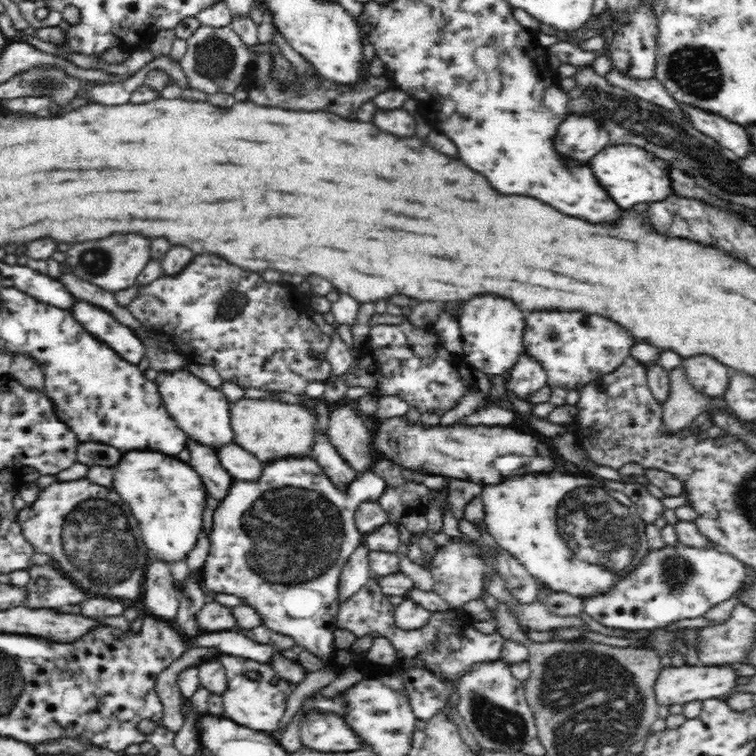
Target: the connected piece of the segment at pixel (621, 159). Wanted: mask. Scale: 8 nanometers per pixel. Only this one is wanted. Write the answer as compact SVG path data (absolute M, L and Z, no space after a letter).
M608 143L587 160L600 186L616 204L634 204L638 200L648 203L650 200L662 200L666 194L670 194L673 189L669 185L665 164L664 159L645 148L622 143Z

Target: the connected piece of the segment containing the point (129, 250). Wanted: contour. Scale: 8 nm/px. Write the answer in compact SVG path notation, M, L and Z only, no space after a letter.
M112 232L102 238L76 242L68 248L68 263L74 265L76 273L112 292L126 289L136 280L150 258L152 238L142 232Z

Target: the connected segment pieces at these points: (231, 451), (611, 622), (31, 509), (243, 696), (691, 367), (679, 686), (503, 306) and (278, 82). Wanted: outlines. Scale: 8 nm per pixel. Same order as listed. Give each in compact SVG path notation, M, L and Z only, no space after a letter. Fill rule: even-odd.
M228 440L215 448L216 459L220 467L230 475L231 478L243 478L252 480L260 474L262 464L258 458L241 448L234 440Z
M683 542L664 543L664 546L651 546L638 560L626 568L625 573L618 574L607 589L582 595L583 612L589 614L608 627L620 627L630 630L648 630L668 625L684 618L698 618L708 614L718 604L726 602L741 588L746 578L746 564L732 553L723 551L709 542L706 546L689 546Z
M88 477L50 483L40 490L32 504L26 503L15 512L15 523L37 549L36 552L50 554L54 562L79 583L80 587L90 591L92 596L108 595L128 600L136 600L142 596L140 584L143 583L142 576L149 550L143 542L138 519L120 498L114 486L96 484Z
M220 657L226 668L226 688L221 692L223 712L238 724L274 732L286 706L286 700L298 684L278 677L271 665L260 664L248 659Z
M694 356L683 359L690 381L707 396L723 398L730 388L730 366L714 360L712 356Z
M728 661L722 664L702 666L688 664L680 667L670 666L662 668L660 671L656 697L658 697L659 704L670 704L672 701L685 703L694 699L722 698L739 686L738 680L740 680L740 670L734 666L734 663L728 663Z
M478 296L478 300L470 300L460 306L461 313L456 320L463 342L463 355L468 364L489 376L511 372L524 350L524 332L526 321L522 312L518 312L508 300L498 300L496 296Z
M262 45L249 46L252 60L247 69L245 86L248 86L248 100L262 104L262 106L278 106L278 108L322 108L326 112L338 112L340 116L354 118L356 110L362 102L366 102L377 92L392 88L388 78L384 76L375 77L365 73L355 81L338 83L320 76L314 68L310 67L308 72L294 69L291 79L282 79L274 73L274 58L276 54ZM259 50L265 50L259 52Z

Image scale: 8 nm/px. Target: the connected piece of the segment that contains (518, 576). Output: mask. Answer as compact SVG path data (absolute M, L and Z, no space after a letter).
M462 530L458 536L450 536L446 540L446 544L437 546L430 561L430 572L437 582L434 590L440 593L446 601L450 601L455 610L458 610L464 601L476 598L492 576L502 578L510 592L524 602L532 602L536 599L537 591L542 587L540 579L536 575L532 575L526 569L526 565L522 564L522 561L512 555L510 551L506 551L506 548L500 544L490 546L482 538L474 540L468 534L464 534Z

